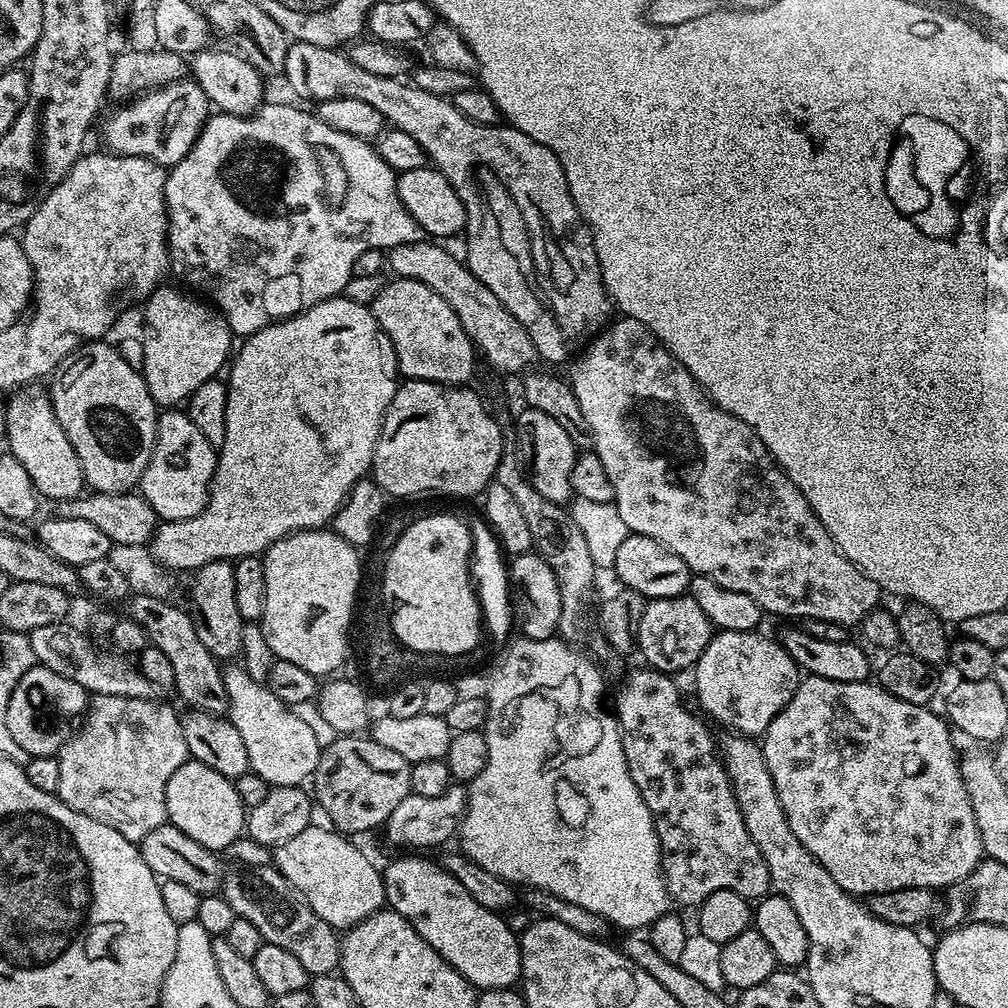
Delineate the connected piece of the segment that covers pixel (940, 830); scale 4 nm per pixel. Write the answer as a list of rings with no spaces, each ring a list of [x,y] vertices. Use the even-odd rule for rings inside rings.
[[[805,675],[794,698],[790,698],[788,705],[772,719],[763,734],[764,761],[770,770],[770,778],[774,778],[774,790],[778,794],[778,802],[782,802],[790,830],[794,830],[798,842],[810,850],[814,859],[828,871],[830,878],[834,878],[834,882],[838,882],[838,886],[842,886],[842,890],[850,896],[867,898],[907,887],[947,890],[959,880],[965,880],[980,865],[984,856],[978,822],[974,820],[974,806],[970,806],[970,794],[966,792],[966,782],[962,782],[961,757],[958,752],[956,756],[956,748],[952,745],[953,729],[943,715],[935,716],[932,710],[922,704],[902,702],[902,698],[894,698],[876,682],[834,682],[830,678]]]

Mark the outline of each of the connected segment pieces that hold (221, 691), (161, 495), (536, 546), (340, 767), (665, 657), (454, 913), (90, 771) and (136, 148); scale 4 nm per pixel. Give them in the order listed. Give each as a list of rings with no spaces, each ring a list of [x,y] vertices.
[[[133,595],[127,601],[126,614],[142,630],[148,632],[148,643],[151,647],[162,650],[170,667],[174,669],[174,692],[188,703],[189,709],[197,712],[209,712],[215,716],[223,716],[228,710],[226,686],[221,665],[216,657],[202,646],[198,639],[198,630],[194,630],[194,622],[187,611],[185,613],[171,599],[152,598],[149,595]]]
[[[161,411],[156,418],[154,450],[138,485],[139,495],[161,521],[194,518],[208,502],[208,486],[212,483],[217,455],[214,445],[206,442],[206,434],[190,422],[187,411]]]
[[[512,448],[505,449],[495,475],[496,482],[505,486],[516,496],[516,501],[529,524],[533,549],[554,570],[558,579],[559,597],[562,601],[562,614],[559,615],[557,633],[568,642],[576,642],[584,632],[586,624],[586,606],[588,594],[592,588],[598,569],[593,562],[587,541],[583,538],[582,530],[574,522],[571,511],[561,503],[544,499],[529,485],[525,476],[525,466],[520,454]]]
[[[337,735],[330,743],[323,745],[320,753],[320,761],[314,773],[315,803],[319,811],[321,808],[332,819],[331,827],[341,834],[368,832],[371,828],[379,829],[390,818],[390,814],[394,814],[398,802],[402,802],[402,798],[406,798],[411,793],[411,769],[412,765],[406,758],[402,758],[402,754],[389,750],[387,746],[378,746],[378,742],[374,742],[367,735]]]
[[[690,594],[674,598],[658,598],[648,600],[642,610],[642,618],[638,622],[638,630],[634,641],[644,655],[643,663],[657,672],[677,674],[695,669],[698,658],[702,658],[702,650],[712,641],[714,629],[710,618],[694,602]]]
[[[404,854],[397,860],[388,864],[388,869],[383,869],[384,898],[387,907],[391,911],[402,914],[418,934],[422,934],[424,941],[431,946],[438,955],[462,978],[472,983],[473,988],[483,990],[485,988],[510,988],[520,980],[520,941],[517,933],[512,933],[510,925],[504,921],[505,917],[498,912],[486,910],[486,906],[478,906],[462,882],[454,878],[444,869],[443,863],[427,860],[424,854]]]
[[[93,695],[82,723],[73,731],[71,738],[60,747],[58,753],[60,778],[58,778],[56,795],[60,797],[60,800],[66,802],[66,806],[70,806],[70,810],[78,810],[78,814],[86,814],[90,818],[118,830],[118,834],[122,834],[127,840],[133,842],[139,842],[142,838],[146,838],[146,834],[150,834],[150,830],[158,830],[158,826],[162,826],[167,821],[166,782],[170,782],[170,774],[174,774],[174,770],[178,770],[178,766],[182,766],[190,759],[186,746],[186,736],[182,734],[181,713],[179,711],[176,713],[170,705],[159,704],[158,701],[159,699],[156,698],[143,700],[142,698],[126,698],[125,696]]]
[[[191,78],[176,80],[160,88],[149,88],[148,91],[141,92],[119,106],[121,108],[114,109],[100,128],[100,136],[104,139],[103,147],[118,156],[137,156],[152,160],[165,170],[171,169],[173,164],[186,158],[186,154],[192,149],[192,143],[203,130],[210,115],[210,105],[206,94],[202,94],[202,86],[198,86]]]

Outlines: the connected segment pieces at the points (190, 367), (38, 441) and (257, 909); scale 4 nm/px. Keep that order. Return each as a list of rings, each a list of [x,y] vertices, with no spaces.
[[[159,285],[143,305],[141,376],[156,404],[162,408],[172,408],[179,405],[176,404],[178,402],[187,401],[198,386],[221,373],[220,368],[222,370],[229,361],[234,334],[215,307],[185,289],[182,291],[166,285]]]
[[[39,383],[25,384],[7,397],[6,426],[2,430],[3,435],[8,435],[7,451],[22,462],[43,499],[45,496],[53,502],[72,500],[85,491],[84,471],[78,462],[78,454],[74,454],[74,446],[70,446],[70,438],[66,438],[54,414],[51,395],[40,387]]]
[[[263,864],[253,868],[233,867],[233,872],[225,871],[222,876],[222,895],[230,906],[234,906],[237,916],[246,918],[258,930],[265,944],[282,946],[290,950],[302,966],[306,966],[309,977],[331,976],[340,967],[341,937],[337,929],[331,928],[311,906],[300,897],[300,891],[272,864]]]

